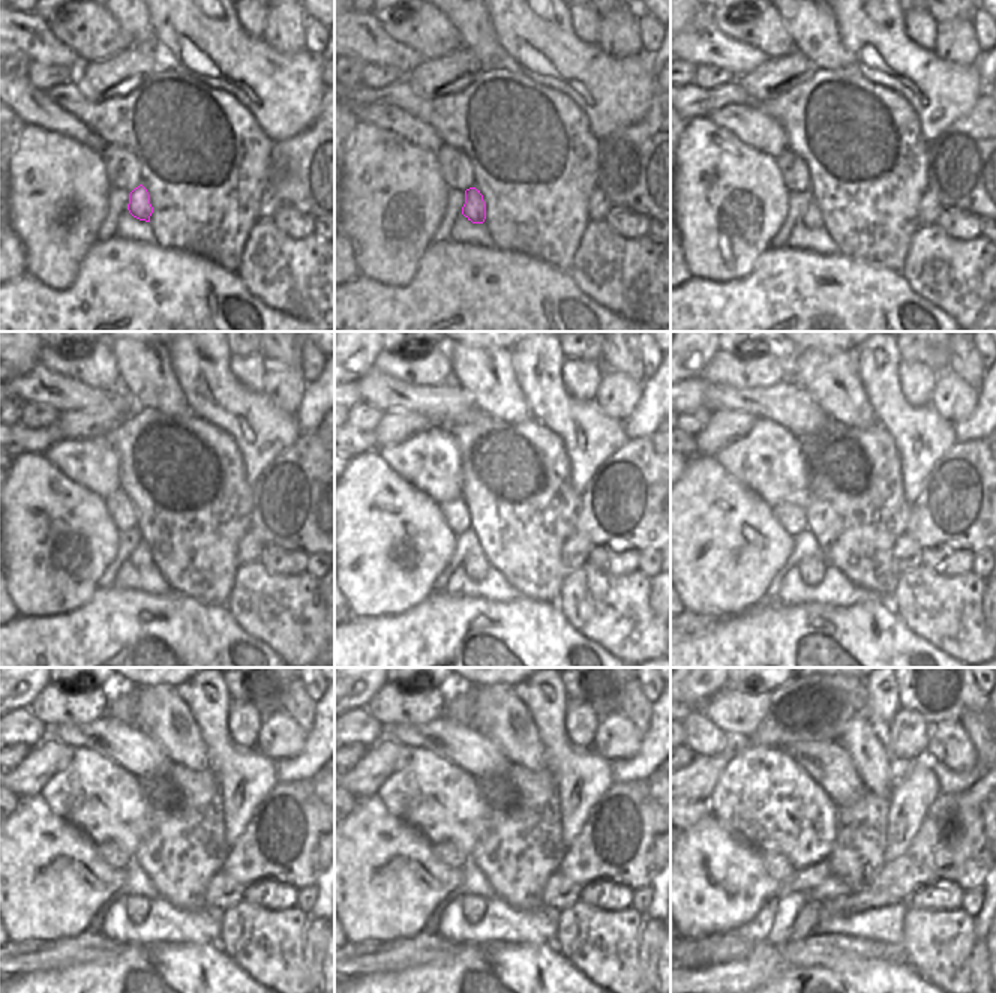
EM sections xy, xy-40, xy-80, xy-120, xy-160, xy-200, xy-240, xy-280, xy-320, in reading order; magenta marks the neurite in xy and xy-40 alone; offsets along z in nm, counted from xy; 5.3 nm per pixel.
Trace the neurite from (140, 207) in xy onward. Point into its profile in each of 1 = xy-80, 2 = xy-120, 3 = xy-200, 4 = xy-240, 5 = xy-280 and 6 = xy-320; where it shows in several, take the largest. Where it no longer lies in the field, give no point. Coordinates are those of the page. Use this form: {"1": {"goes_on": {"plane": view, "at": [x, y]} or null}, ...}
{"1": {"goes_on": {"plane": "xy-80", "at": [812, 219]}}, "2": {"goes_on": {"plane": "xy-120", "at": [141, 558]}}, "3": {"goes_on": {"plane": "xy-200", "at": [812, 570]}}, "4": {"goes_on": {"plane": "xy-240", "at": [137, 906]}}, "5": {"goes_on": {"plane": "xy-280", "at": [473, 906]}}, "6": {"goes_on": {"plane": "xy-320", "at": [807, 918]}}}

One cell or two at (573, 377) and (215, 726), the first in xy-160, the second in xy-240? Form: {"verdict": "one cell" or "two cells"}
{"verdict": "two cells"}

